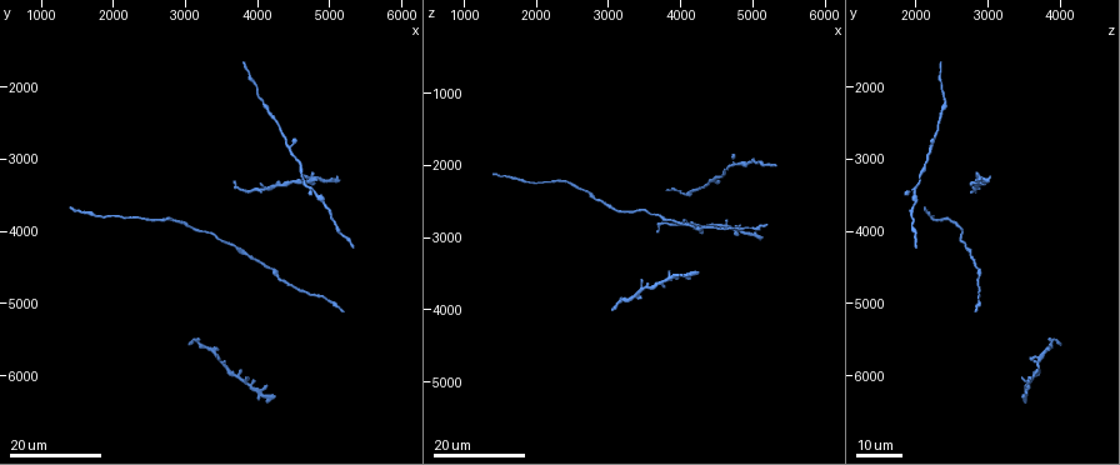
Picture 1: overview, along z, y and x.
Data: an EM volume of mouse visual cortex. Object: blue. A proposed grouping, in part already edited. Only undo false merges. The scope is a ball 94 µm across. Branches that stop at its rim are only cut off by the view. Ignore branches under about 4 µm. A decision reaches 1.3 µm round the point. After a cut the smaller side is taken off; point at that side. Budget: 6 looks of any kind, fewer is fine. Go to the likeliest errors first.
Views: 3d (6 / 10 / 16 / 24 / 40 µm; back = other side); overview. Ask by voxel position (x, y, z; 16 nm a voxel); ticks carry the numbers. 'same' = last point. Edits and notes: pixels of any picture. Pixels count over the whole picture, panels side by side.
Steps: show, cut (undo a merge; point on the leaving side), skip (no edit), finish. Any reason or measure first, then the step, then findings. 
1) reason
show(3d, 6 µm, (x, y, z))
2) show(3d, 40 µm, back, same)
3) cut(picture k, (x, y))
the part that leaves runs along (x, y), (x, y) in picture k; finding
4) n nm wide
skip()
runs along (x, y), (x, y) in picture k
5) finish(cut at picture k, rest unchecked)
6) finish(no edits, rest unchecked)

show(3d, 16 µm, (4600, 3100, 2100))

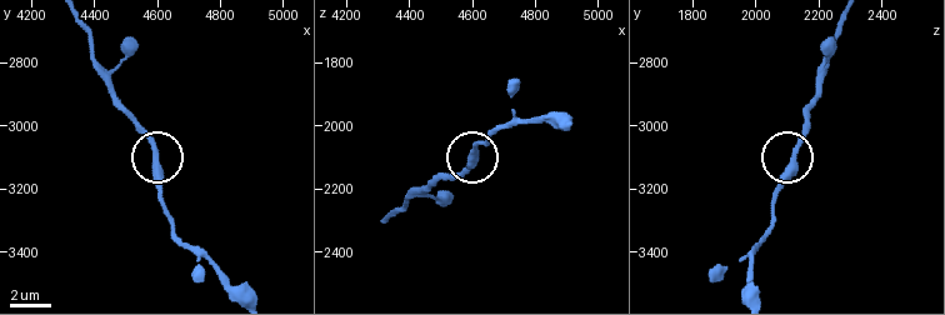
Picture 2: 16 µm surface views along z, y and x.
show(3d, 10 µm, (4590, 3130, 2100))

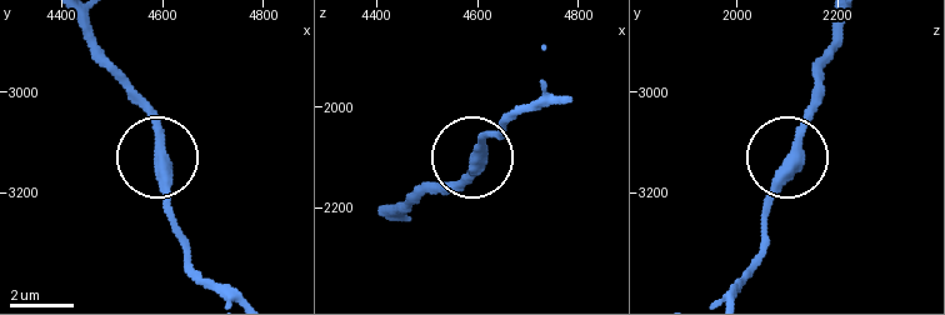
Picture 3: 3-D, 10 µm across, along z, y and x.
skip()
continuous, no second neuron

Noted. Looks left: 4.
four arms meet
show(3d, 16 µm, (3900, 6150, 3550))

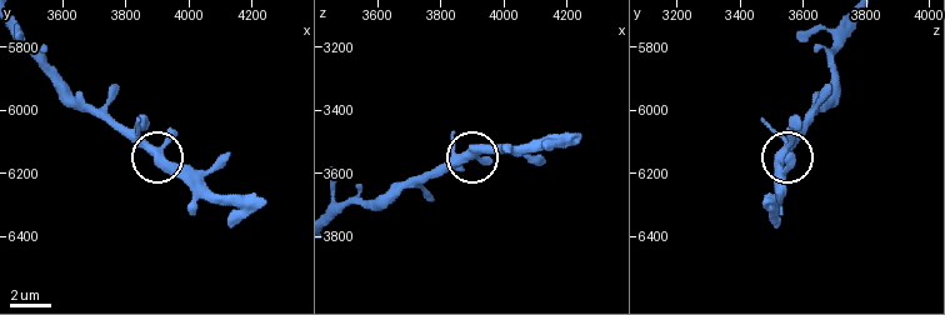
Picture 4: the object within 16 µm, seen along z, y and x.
show(3d, 6 µm, (3860, 6100, 3560))

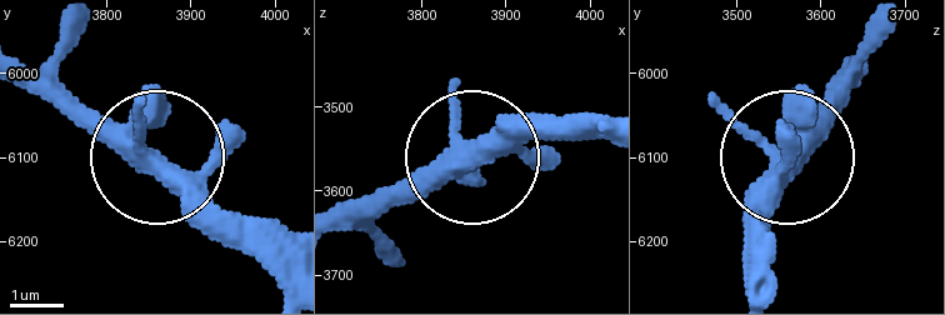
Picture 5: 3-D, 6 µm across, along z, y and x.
340 nm wide
skip()
continuous, no second neuron

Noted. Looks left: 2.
finish(no edits, rest unchecked)

